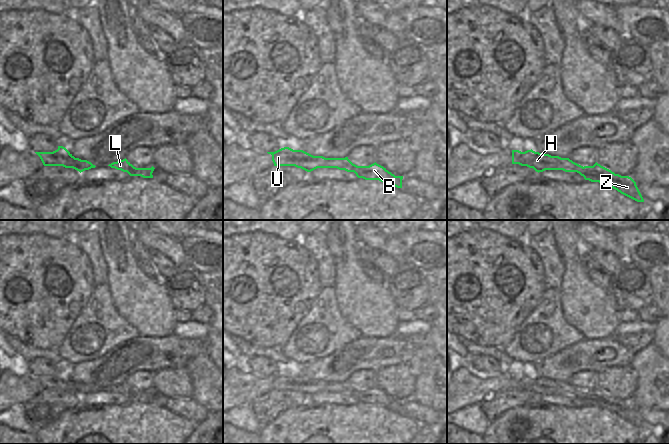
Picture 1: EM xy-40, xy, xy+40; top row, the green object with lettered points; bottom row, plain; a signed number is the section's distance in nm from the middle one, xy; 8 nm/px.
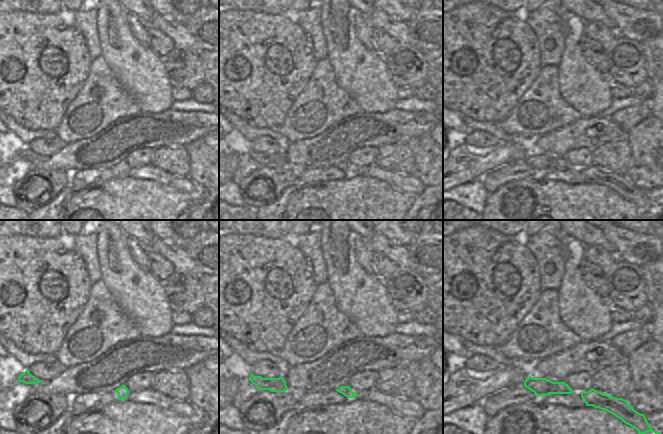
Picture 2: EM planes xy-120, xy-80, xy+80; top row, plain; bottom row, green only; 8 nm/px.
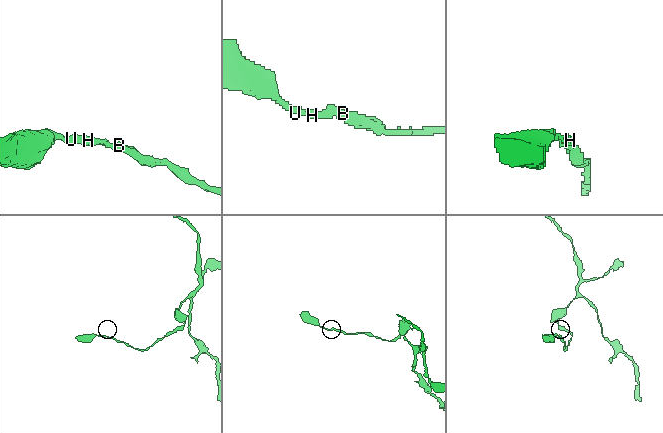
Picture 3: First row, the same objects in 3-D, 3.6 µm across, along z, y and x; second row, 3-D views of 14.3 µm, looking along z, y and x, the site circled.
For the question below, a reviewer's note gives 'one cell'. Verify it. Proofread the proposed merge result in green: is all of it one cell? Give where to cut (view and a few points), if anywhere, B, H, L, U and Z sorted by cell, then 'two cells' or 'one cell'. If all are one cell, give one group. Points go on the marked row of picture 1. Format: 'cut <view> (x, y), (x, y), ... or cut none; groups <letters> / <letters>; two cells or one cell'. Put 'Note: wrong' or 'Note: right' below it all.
cut none; groups B H L U Z; one cell
Note: right

